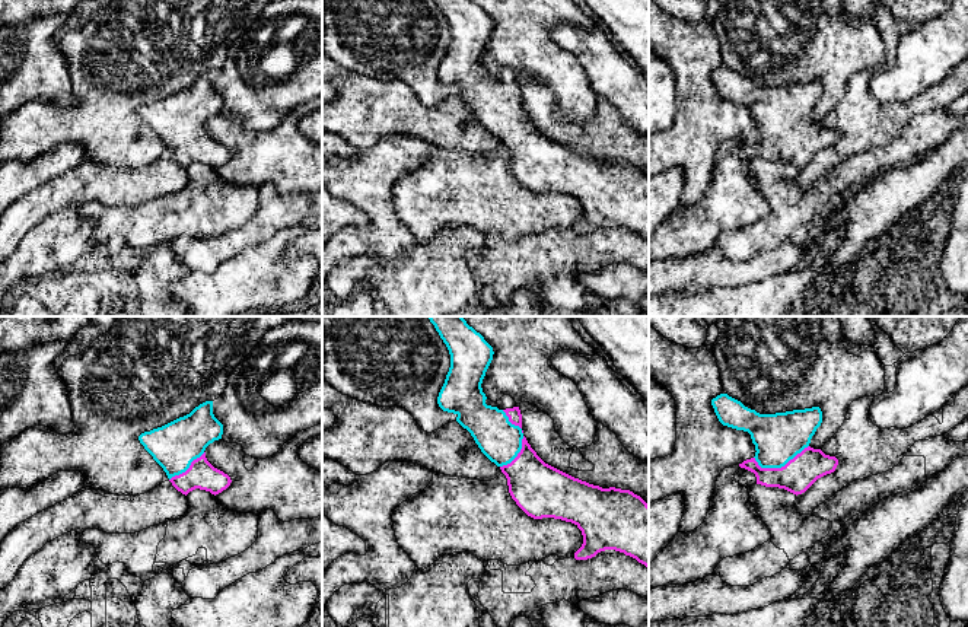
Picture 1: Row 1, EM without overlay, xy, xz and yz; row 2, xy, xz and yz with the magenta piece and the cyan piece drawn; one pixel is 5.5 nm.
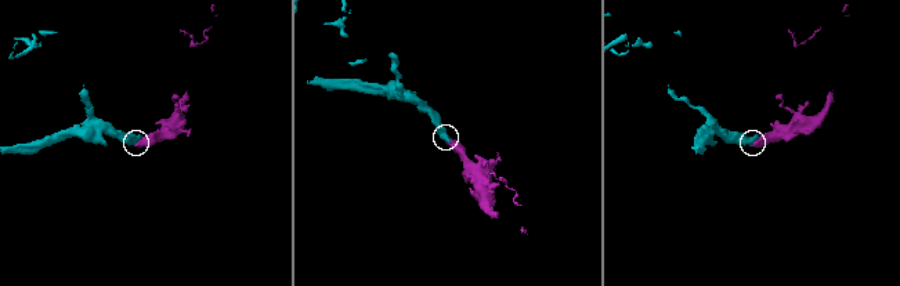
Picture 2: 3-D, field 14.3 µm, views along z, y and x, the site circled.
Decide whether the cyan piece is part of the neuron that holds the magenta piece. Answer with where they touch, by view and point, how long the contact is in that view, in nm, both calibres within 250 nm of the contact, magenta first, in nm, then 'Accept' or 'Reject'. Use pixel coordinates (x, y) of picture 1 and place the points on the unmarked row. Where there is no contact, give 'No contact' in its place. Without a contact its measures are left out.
Touches magenta at yz (782, 140). Shared border 320 nm. Thickness 180 nm (magenta) against 280 nm. Accept

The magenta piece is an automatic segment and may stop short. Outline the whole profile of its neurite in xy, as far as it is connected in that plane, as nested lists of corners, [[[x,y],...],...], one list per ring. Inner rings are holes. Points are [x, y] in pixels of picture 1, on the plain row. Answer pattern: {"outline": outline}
{"outline": [[[206,74],[184,90],[141,106],[138,114],[178,165],[187,169],[200,162],[216,169],[232,153],[207,134],[204,124],[222,108],[223,98],[213,87],[213,74]]]}

